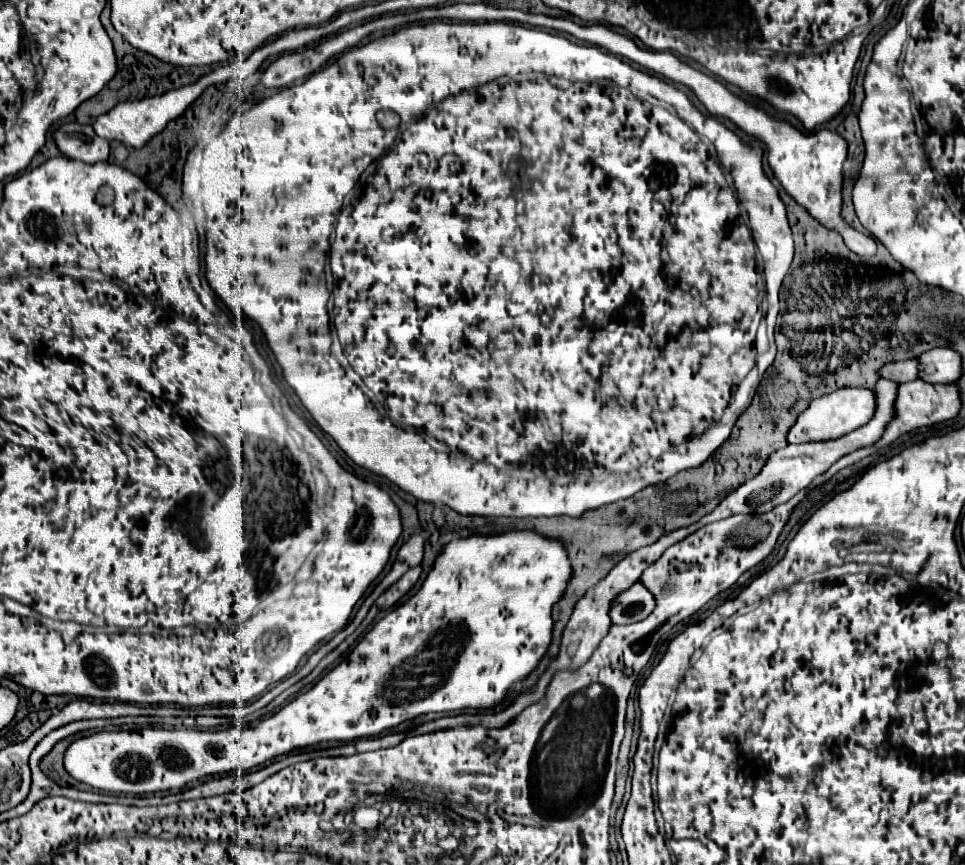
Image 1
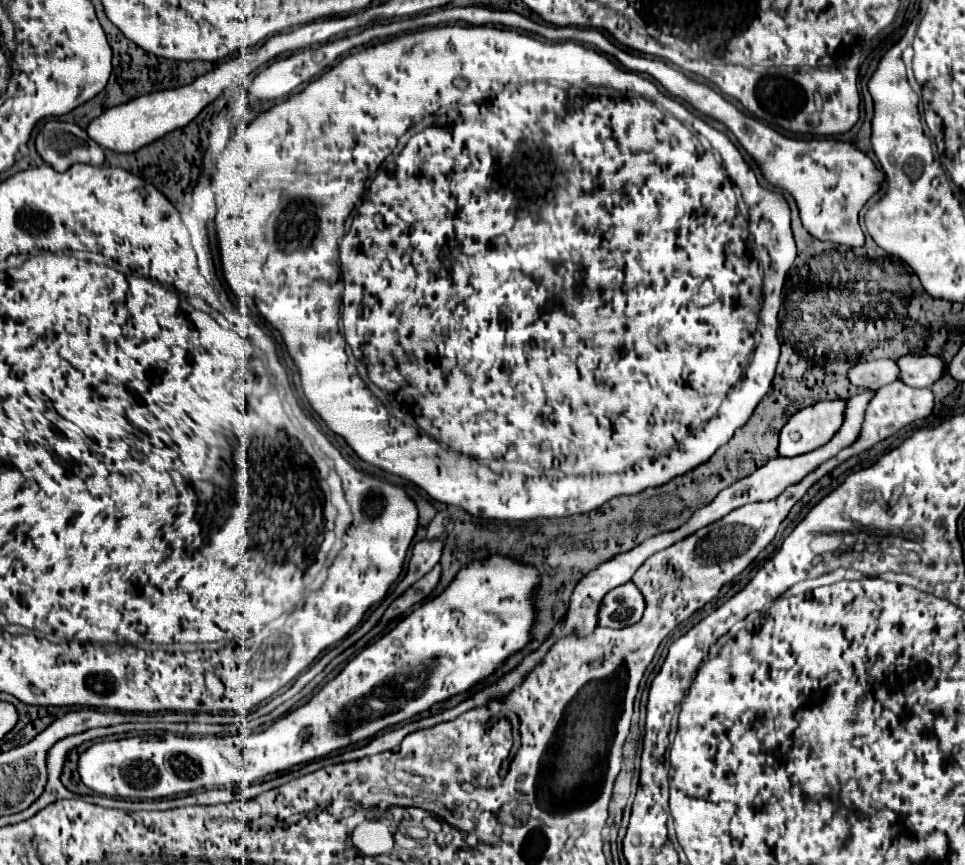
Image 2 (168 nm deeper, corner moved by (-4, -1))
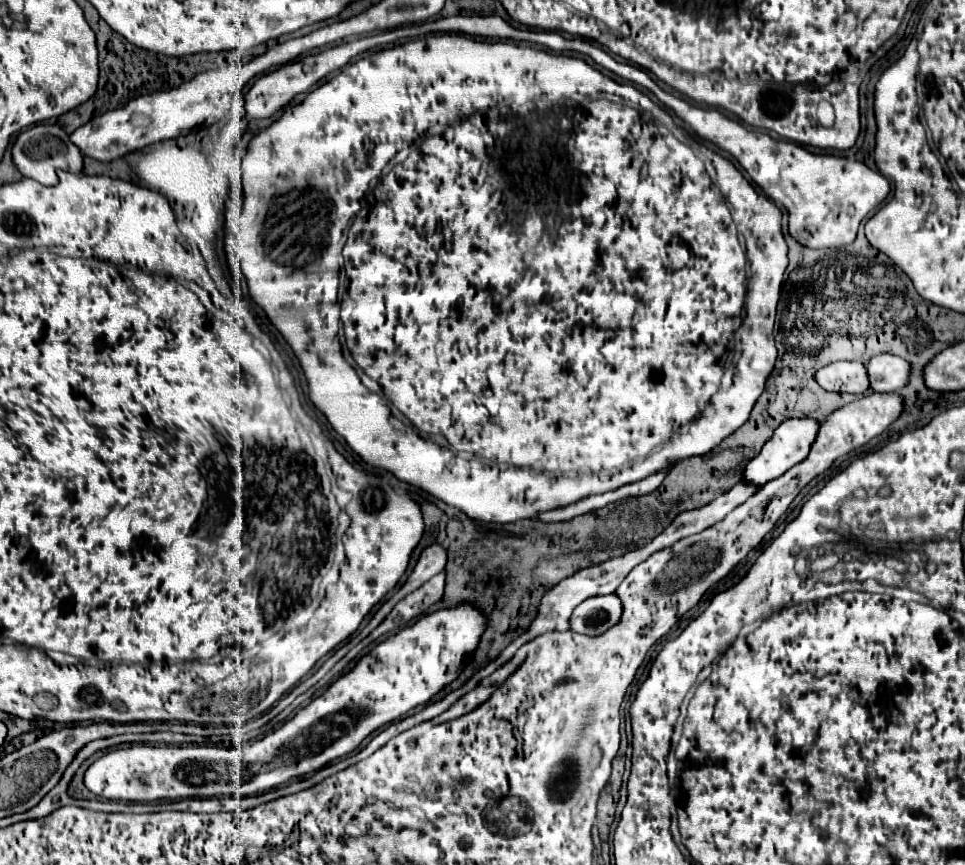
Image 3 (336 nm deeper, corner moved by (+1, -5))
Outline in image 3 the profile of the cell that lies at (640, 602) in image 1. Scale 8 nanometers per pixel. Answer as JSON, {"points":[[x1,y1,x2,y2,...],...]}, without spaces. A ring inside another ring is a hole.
{"points":[[615,593,585,599,571,615,571,631,585,635,601,635,617,625,623,615,623,603]]}

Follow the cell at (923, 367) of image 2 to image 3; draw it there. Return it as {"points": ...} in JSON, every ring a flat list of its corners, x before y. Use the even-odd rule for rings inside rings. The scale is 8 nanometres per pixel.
{"points":[[889,353,875,355,865,363,865,367,869,371,871,391,881,391,881,393,899,391,903,389,903,385,909,383,911,365,897,355]]}

